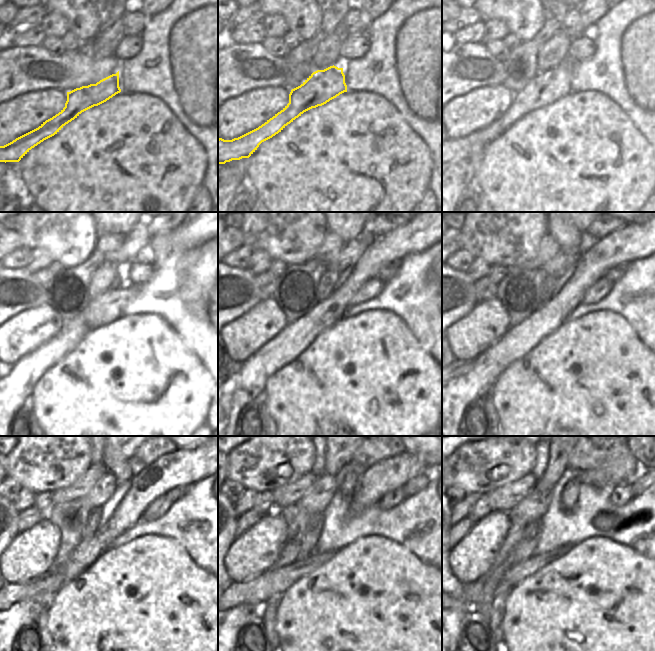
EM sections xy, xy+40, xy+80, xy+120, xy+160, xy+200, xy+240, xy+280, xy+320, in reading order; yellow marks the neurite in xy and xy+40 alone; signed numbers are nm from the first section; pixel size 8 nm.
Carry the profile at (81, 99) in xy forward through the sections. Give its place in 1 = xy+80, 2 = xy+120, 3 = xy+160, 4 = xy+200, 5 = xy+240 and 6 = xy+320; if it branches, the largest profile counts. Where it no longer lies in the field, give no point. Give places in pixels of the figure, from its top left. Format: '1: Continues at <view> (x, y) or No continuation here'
1: Continues at xy+80 (547, 87)
2: Continues at xy+120 (102, 310)
3: Continues at xy+160 (373, 287)
4: Continues at xy+200 (603, 286)
5: Continues at xy+240 (158, 507)
6: Continues at xy+320 (621, 494).

